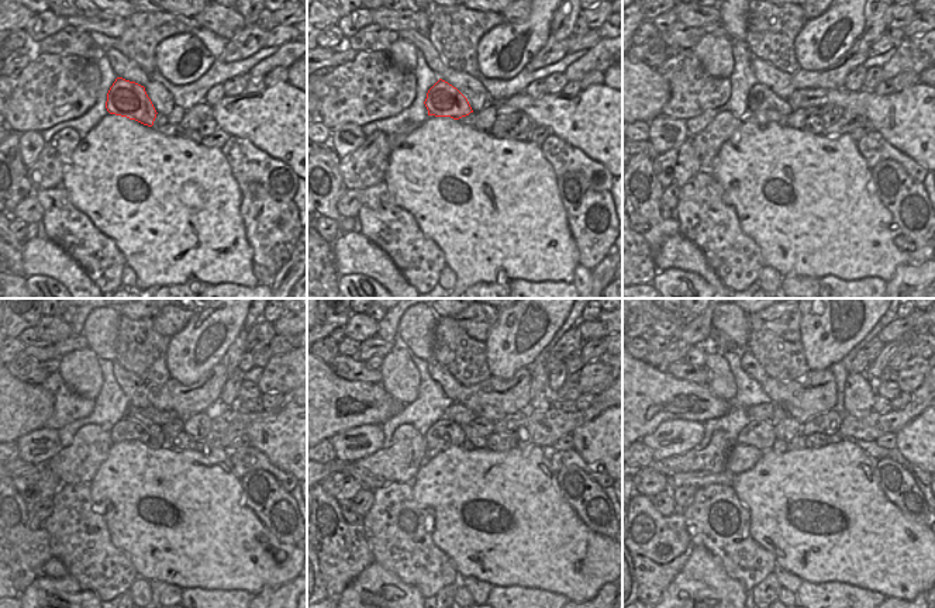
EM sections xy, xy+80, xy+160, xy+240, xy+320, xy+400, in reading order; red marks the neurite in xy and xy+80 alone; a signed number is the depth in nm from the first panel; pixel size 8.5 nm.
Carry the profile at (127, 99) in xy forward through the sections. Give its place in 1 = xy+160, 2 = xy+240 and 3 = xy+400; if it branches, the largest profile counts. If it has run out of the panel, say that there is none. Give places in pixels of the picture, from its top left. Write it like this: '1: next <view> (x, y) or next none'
1: next xy+160 (761, 97)
2: next xy+240 (133, 414)
3: next xy+400 (797, 442)

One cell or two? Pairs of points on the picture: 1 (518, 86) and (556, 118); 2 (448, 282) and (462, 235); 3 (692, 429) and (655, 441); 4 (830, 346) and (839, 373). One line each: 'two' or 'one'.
1: two
2: two
3: one
4: two

